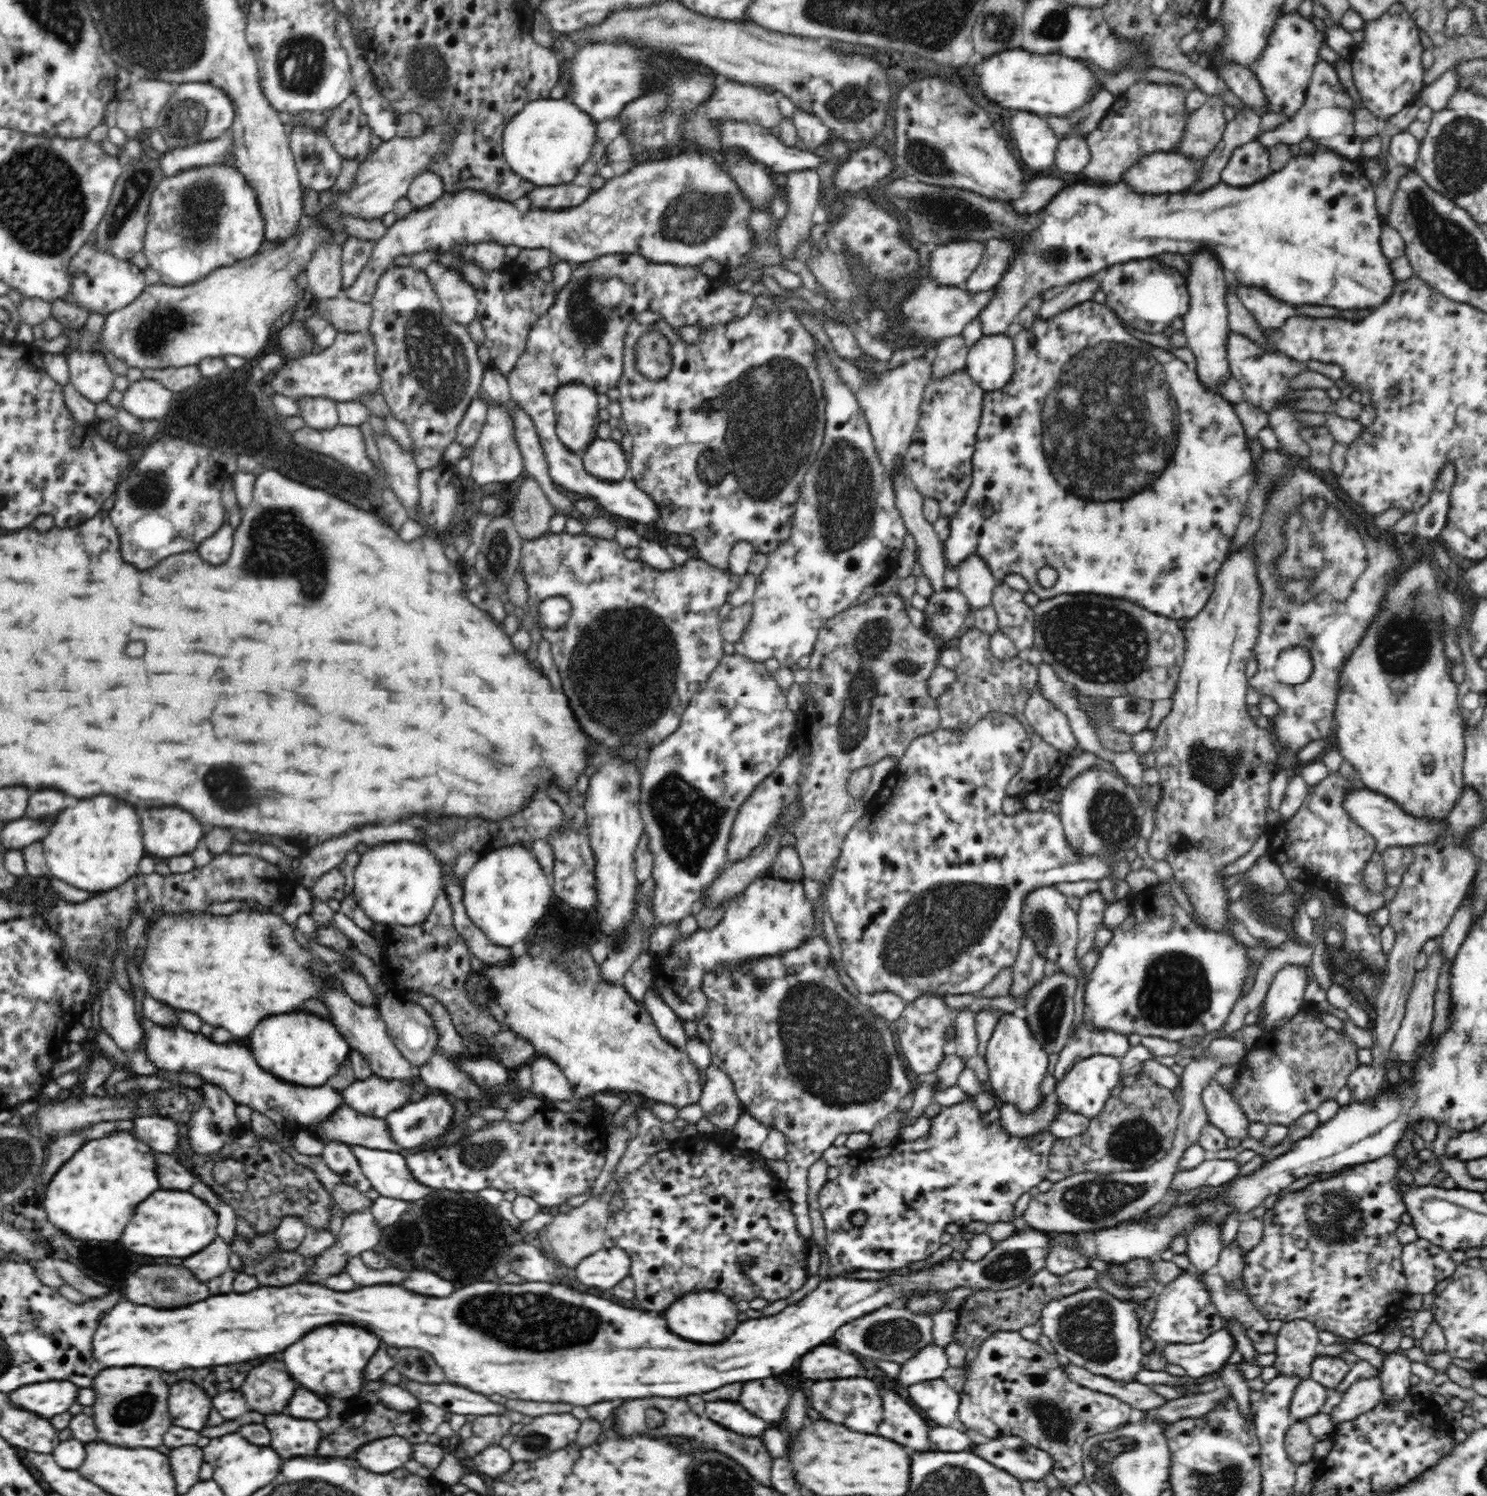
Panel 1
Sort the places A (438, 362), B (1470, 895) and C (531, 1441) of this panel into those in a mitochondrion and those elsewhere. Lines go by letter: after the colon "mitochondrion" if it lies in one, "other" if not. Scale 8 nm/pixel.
A: mitochondrion
B: other
C: mitochondrion

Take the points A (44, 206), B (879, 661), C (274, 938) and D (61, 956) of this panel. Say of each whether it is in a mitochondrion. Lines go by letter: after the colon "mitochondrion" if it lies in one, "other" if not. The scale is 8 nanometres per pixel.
A: mitochondrion
B: mitochondrion
C: mitochondrion
D: other

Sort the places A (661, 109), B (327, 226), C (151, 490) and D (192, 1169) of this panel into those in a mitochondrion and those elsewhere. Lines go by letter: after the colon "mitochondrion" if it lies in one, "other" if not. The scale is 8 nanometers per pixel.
A: mitochondrion
B: other
C: mitochondrion
D: other

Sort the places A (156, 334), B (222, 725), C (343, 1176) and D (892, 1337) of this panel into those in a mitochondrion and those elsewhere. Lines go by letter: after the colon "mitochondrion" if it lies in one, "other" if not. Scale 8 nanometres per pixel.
A: mitochondrion
B: other
C: other
D: mitochondrion

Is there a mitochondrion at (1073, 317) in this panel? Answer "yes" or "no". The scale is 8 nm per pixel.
no

